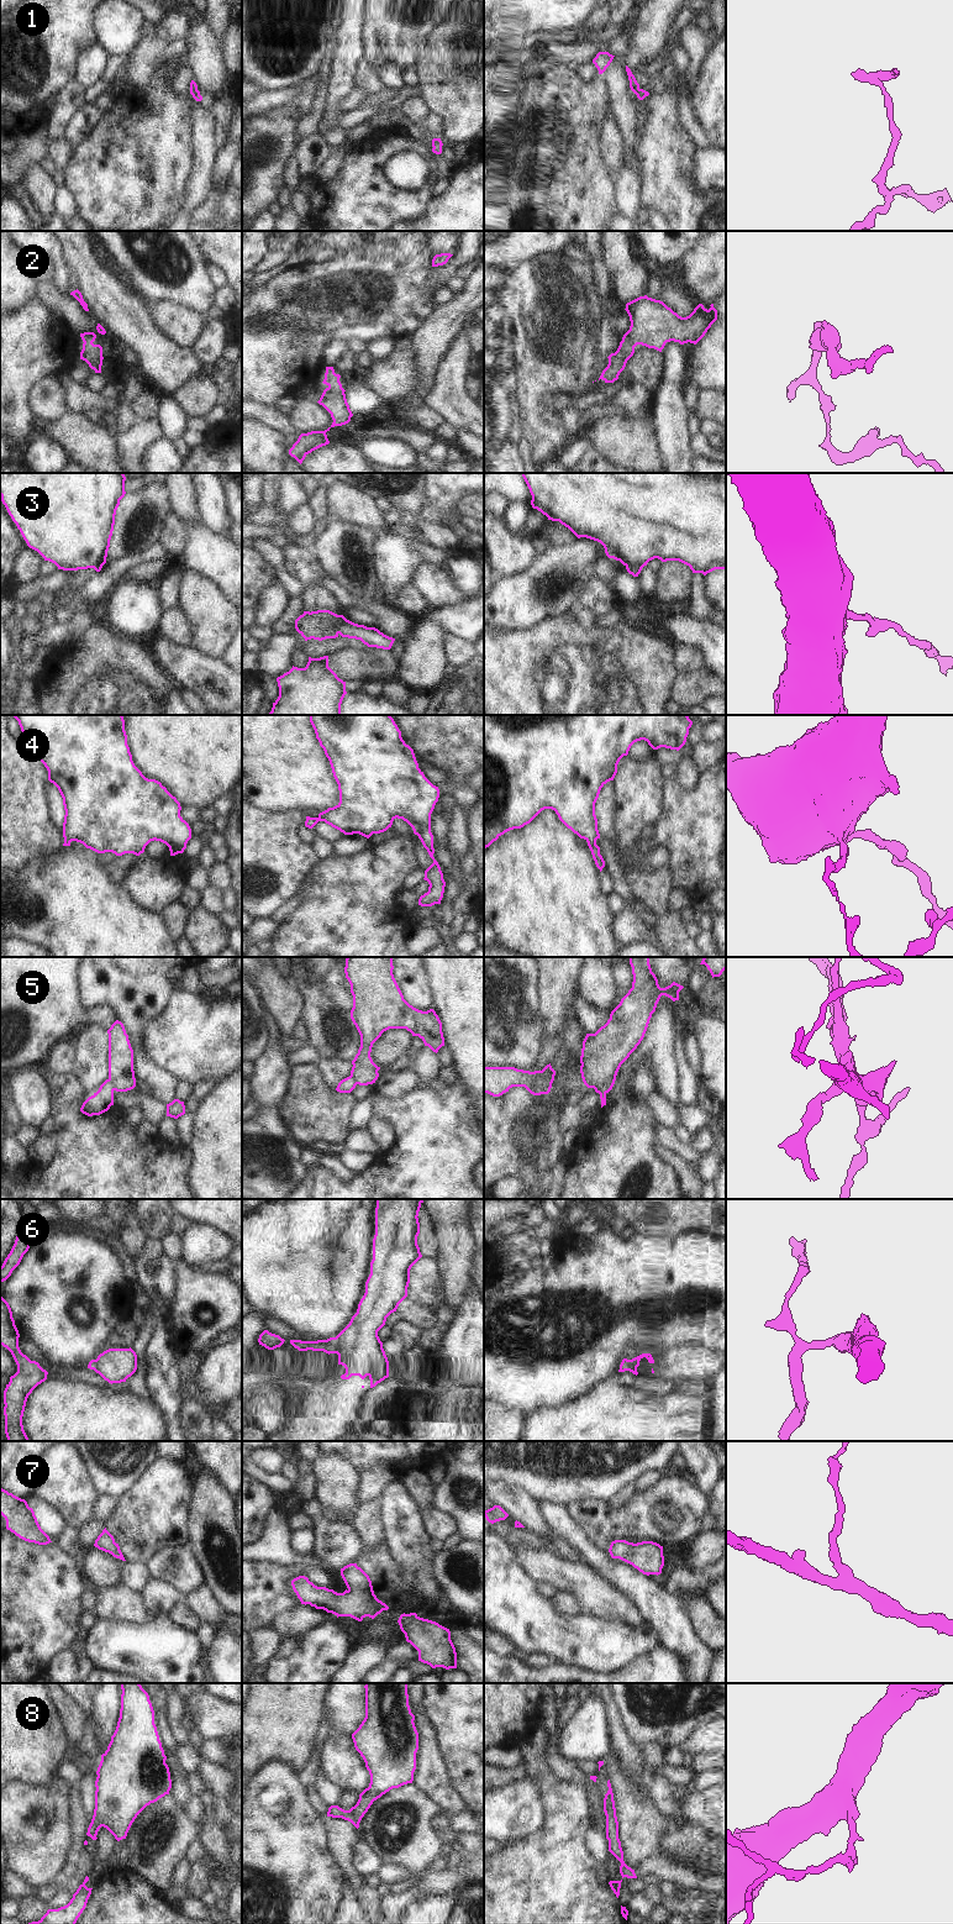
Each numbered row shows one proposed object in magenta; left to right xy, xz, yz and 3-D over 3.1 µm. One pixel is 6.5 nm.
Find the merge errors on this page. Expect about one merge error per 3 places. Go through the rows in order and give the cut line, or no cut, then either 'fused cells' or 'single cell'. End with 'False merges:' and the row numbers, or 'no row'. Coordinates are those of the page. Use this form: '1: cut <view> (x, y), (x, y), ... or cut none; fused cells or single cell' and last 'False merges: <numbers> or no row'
1: cut none; single cell
2: cut none; single cell
3: cut xz (342, 615), (336, 621), (338, 632); fused cells
4: cut none; single cell
5: cut yz (615, 1076), (596, 1092); fused cells
6: cut yz (621, 1362), (627, 1367), (636, 1367), (638, 1365); fused cells
7: cut none; single cell
8: cut none; single cell
False merges: 3, 5, 6

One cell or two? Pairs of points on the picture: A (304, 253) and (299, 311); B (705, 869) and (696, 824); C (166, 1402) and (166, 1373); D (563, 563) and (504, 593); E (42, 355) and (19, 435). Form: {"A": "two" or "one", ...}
{"A": "two", "B": "one", "C": "one", "D": "one", "E": "one"}

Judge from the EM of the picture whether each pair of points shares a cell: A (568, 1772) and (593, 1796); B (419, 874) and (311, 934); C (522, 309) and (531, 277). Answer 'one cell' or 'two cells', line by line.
A: one cell
B: two cells
C: one cell

